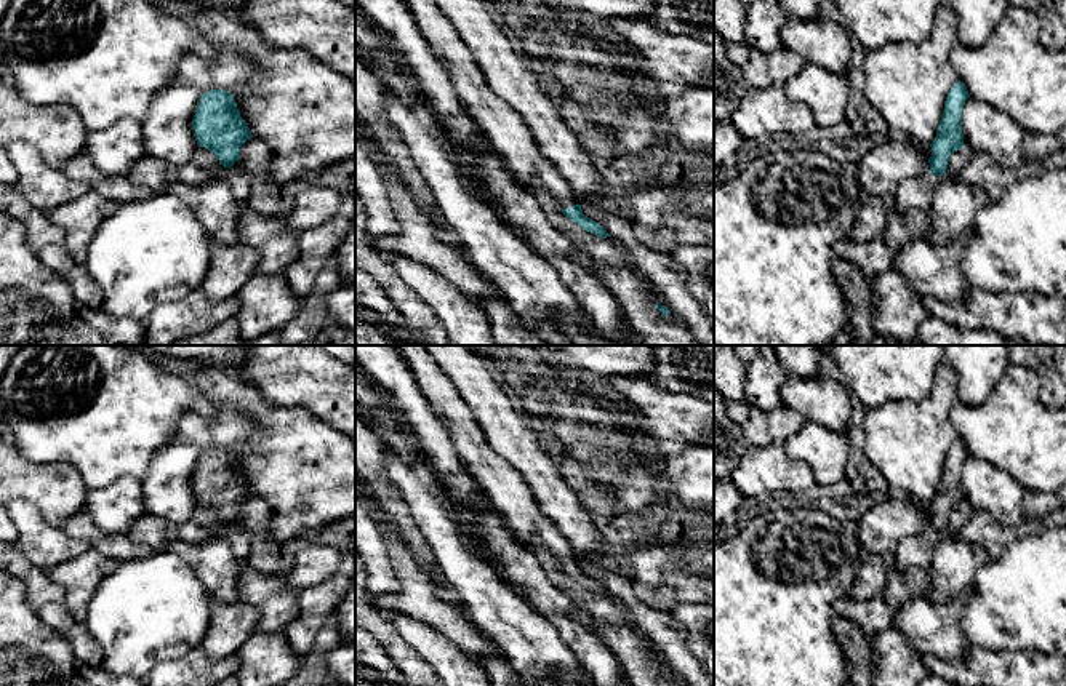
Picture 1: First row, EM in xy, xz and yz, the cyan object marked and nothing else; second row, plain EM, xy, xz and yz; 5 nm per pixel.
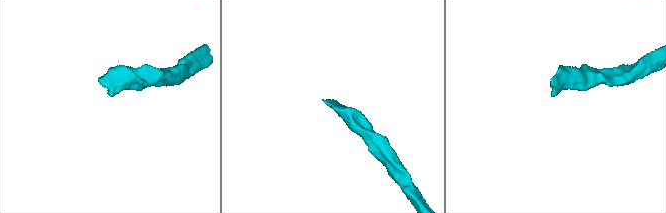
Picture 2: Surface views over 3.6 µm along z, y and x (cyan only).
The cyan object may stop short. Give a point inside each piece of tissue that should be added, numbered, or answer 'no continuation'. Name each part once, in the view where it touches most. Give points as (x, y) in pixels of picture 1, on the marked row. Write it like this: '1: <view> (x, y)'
1: xz (506, 131)

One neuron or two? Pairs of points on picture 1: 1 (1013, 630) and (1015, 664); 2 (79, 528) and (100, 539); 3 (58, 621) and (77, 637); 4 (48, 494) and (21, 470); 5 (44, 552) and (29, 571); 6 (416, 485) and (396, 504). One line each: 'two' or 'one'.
1: two
2: one
3: one
4: one
5: two
6: two

